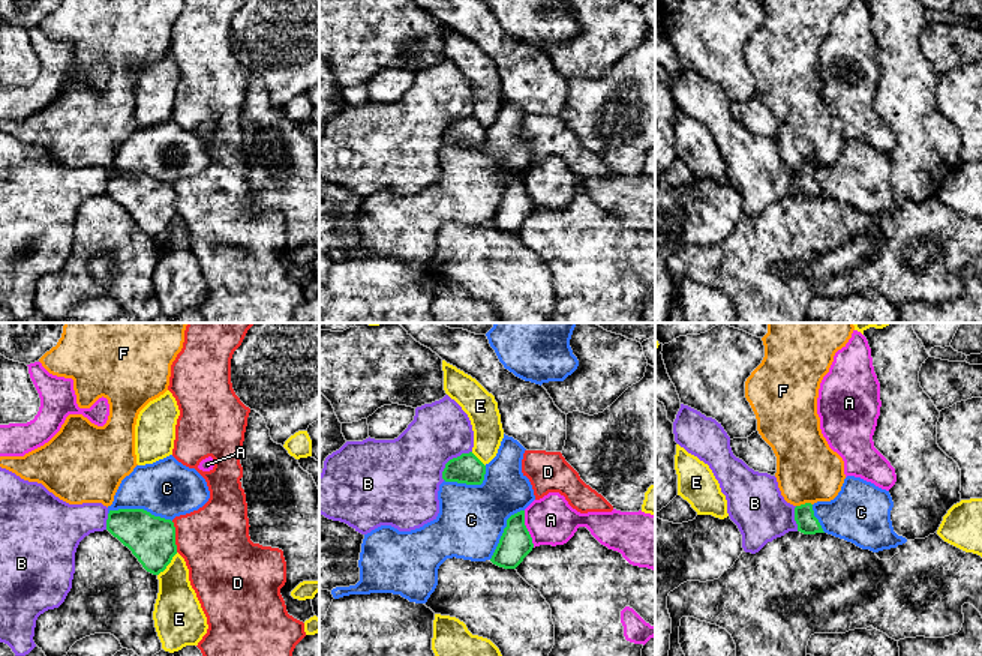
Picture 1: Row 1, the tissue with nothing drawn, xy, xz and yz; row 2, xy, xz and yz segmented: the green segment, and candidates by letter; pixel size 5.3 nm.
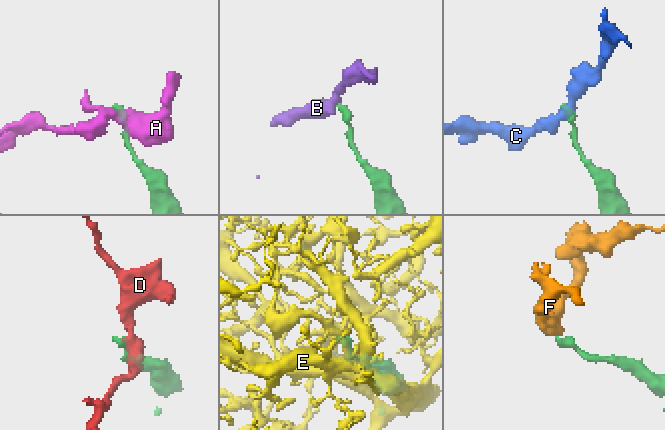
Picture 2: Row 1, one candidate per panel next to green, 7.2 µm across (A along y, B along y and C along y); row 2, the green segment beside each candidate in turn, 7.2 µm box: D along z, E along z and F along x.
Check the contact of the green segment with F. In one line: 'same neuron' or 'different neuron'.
same neuron

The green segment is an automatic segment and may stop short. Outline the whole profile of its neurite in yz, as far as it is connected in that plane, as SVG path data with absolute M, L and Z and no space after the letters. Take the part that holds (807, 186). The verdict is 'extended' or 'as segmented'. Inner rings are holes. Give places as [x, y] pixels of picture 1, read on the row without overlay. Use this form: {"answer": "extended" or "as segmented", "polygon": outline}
{"answer": "extended", "polygon": "M763 0L765 21L745 45L745 62L756 83L757 95L777 120L777 146L784 164L795 170L798 195L804 198L825 197L814 180L813 168L834 164L844 147L844 125L834 116L820 93L817 62L823 41L829 36L834 20L846 11L852 0Z"}

